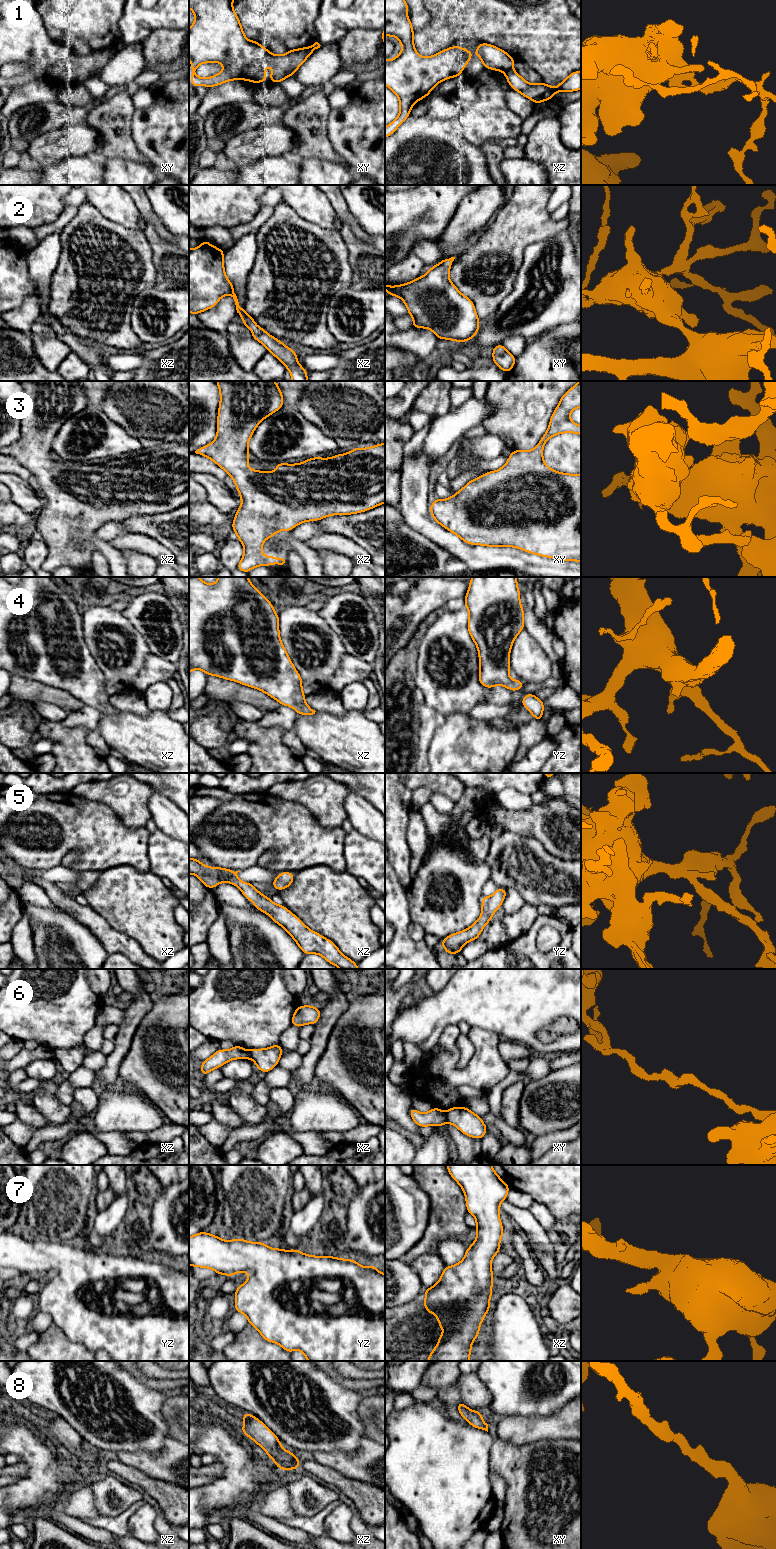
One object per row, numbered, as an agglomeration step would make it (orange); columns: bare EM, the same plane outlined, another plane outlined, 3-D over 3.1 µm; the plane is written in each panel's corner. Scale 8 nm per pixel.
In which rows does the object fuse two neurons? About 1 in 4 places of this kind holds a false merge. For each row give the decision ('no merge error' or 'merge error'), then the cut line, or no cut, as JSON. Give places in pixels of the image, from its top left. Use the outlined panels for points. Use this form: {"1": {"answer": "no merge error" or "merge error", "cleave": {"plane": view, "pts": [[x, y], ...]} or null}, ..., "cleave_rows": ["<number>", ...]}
{"1": {"answer": "merge error", "cleave": {"plane": "xz", "pts": [[511, 68], [505, 72]]}}, "2": {"answer": "no merge error", "cleave": null}, "3": {"answer": "no merge error", "cleave": null}, "4": {"answer": "no merge error", "cleave": null}, "5": {"answer": "no merge error", "cleave": null}, "6": {"answer": "merge error", "cleave": {"plane": "xy", "pts": [[445, 1112], [447, 1121]]}}, "7": {"answer": "no merge error", "cleave": null}, "8": {"answer": "no merge error", "cleave": null}, "cleave_rows": ["1", "6"]}

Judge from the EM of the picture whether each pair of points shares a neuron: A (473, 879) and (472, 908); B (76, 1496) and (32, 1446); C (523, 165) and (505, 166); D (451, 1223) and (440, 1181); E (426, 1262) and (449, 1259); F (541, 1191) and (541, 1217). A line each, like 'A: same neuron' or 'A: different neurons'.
A: same neuron
B: different neurons
C: same neuron
D: same neuron
E: different neurons
F: different neurons

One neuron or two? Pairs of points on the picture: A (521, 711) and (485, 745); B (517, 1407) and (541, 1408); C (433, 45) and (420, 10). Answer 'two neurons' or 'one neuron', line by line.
A: one neuron
B: one neuron
C: two neurons

